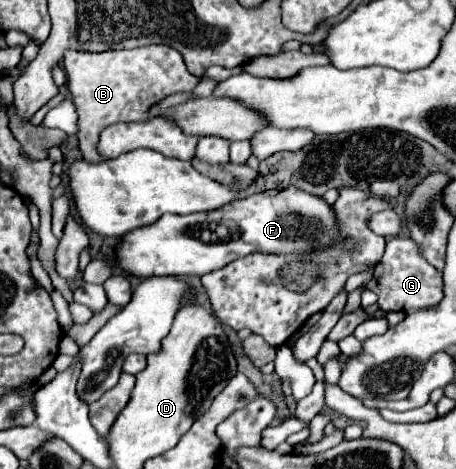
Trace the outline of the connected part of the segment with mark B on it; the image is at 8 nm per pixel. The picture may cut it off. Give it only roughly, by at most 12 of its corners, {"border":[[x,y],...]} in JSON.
{"border":[[163,44],[65,52],[89,162],[99,134],[147,120],[191,92],[181,54]]}

